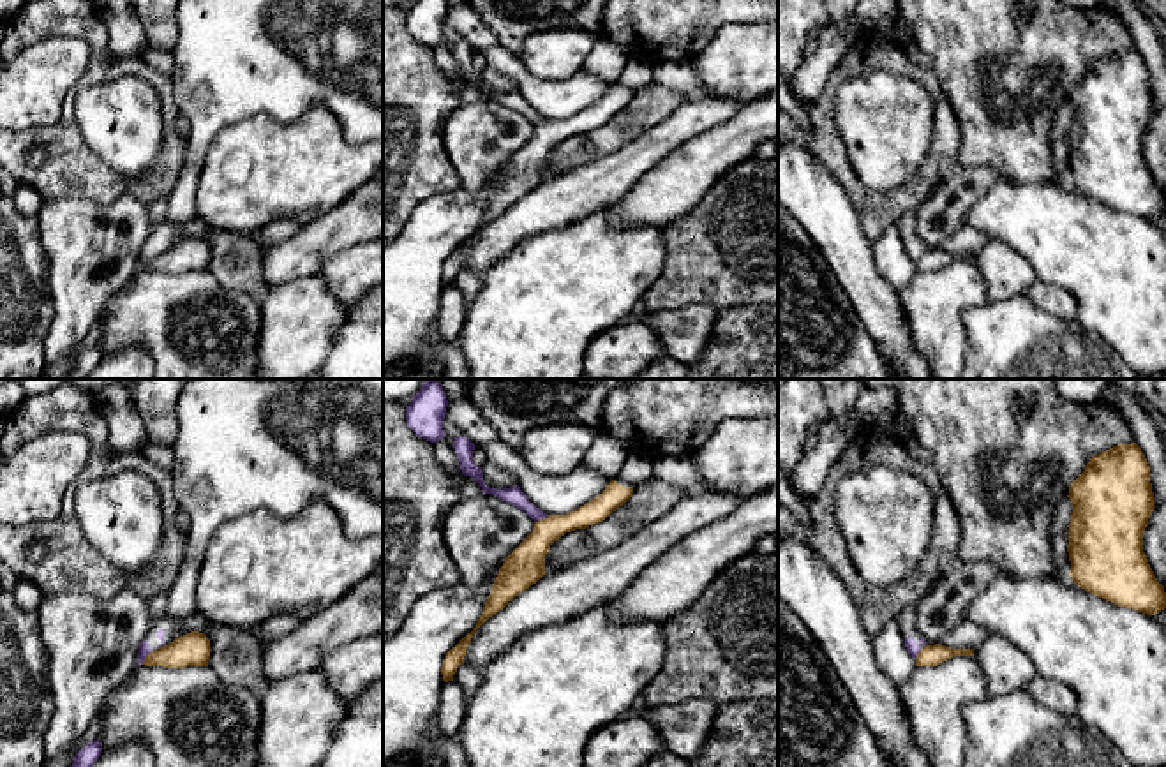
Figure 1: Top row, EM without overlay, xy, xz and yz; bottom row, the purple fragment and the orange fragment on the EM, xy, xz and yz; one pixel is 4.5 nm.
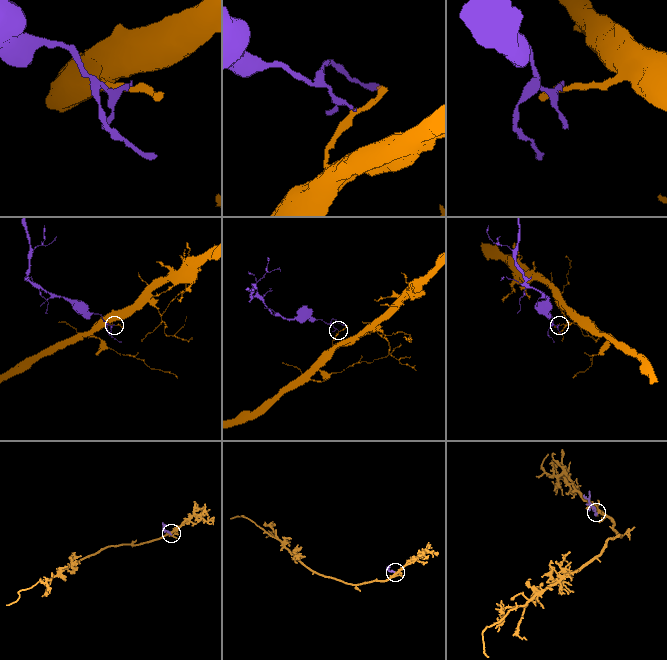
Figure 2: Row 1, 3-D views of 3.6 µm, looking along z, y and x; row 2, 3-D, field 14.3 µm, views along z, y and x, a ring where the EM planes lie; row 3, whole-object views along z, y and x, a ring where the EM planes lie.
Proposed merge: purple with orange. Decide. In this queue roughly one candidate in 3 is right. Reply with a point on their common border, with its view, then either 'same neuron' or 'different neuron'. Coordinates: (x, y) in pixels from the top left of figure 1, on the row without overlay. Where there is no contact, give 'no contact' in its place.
xz (542, 124) | different neuron

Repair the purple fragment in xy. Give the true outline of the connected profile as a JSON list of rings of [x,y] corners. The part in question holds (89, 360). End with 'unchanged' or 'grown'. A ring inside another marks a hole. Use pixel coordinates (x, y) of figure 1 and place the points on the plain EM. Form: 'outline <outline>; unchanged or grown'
outline [[[99,344],[88,347],[83,354],[79,354],[74,361],[74,369],[69,379],[85,379],[101,361],[102,353]]]; unchanged

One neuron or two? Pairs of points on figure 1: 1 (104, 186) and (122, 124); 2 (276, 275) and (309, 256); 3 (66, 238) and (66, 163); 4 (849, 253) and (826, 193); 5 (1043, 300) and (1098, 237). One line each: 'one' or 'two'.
1: two
2: one
3: two
4: one
5: two

